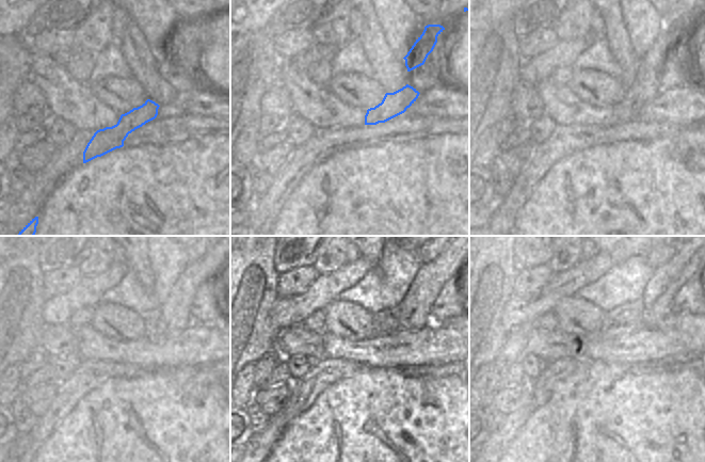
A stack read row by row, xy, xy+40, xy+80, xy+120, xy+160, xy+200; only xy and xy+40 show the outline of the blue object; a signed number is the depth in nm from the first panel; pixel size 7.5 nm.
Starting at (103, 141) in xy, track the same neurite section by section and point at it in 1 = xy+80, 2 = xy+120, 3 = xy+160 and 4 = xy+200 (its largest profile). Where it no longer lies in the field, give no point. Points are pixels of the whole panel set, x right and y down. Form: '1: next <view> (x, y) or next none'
1: next xy+80 (647, 83)
2: next xy+120 (174, 316)
3: next xy+160 (415, 309)
4: next xy+200 (657, 298)

